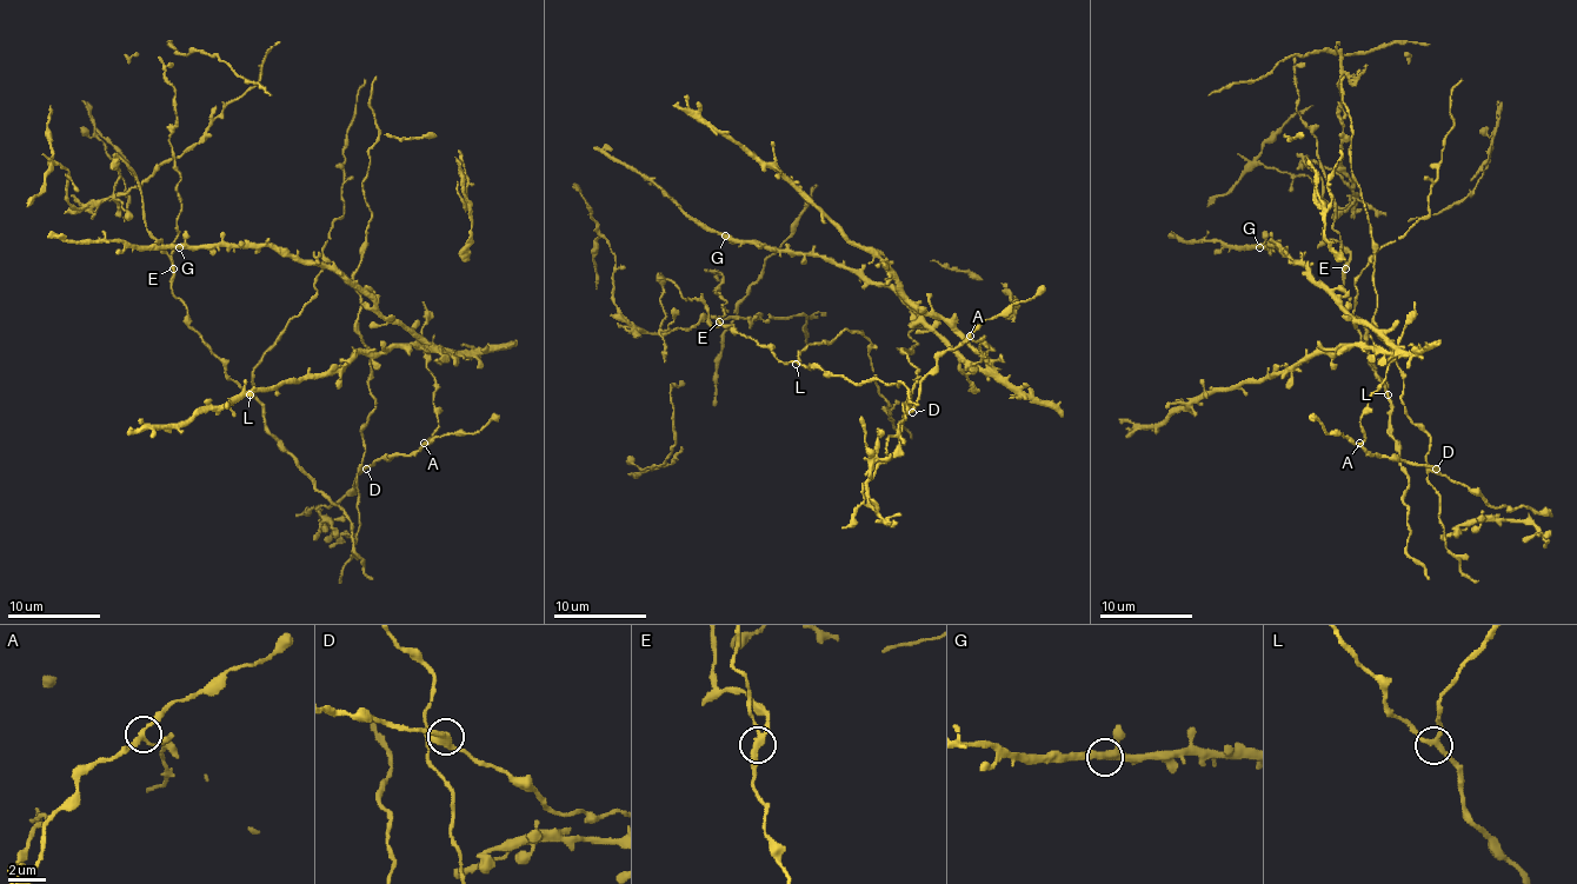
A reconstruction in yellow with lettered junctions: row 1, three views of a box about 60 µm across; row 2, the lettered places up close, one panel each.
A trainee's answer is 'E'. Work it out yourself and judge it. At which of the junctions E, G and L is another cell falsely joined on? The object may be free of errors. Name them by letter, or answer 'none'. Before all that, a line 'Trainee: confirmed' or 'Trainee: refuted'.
Trainee: confirmed
E

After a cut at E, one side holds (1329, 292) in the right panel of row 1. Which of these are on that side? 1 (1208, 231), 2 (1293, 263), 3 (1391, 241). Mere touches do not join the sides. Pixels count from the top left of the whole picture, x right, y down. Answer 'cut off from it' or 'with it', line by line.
1: with it
2: with it
3: with it

